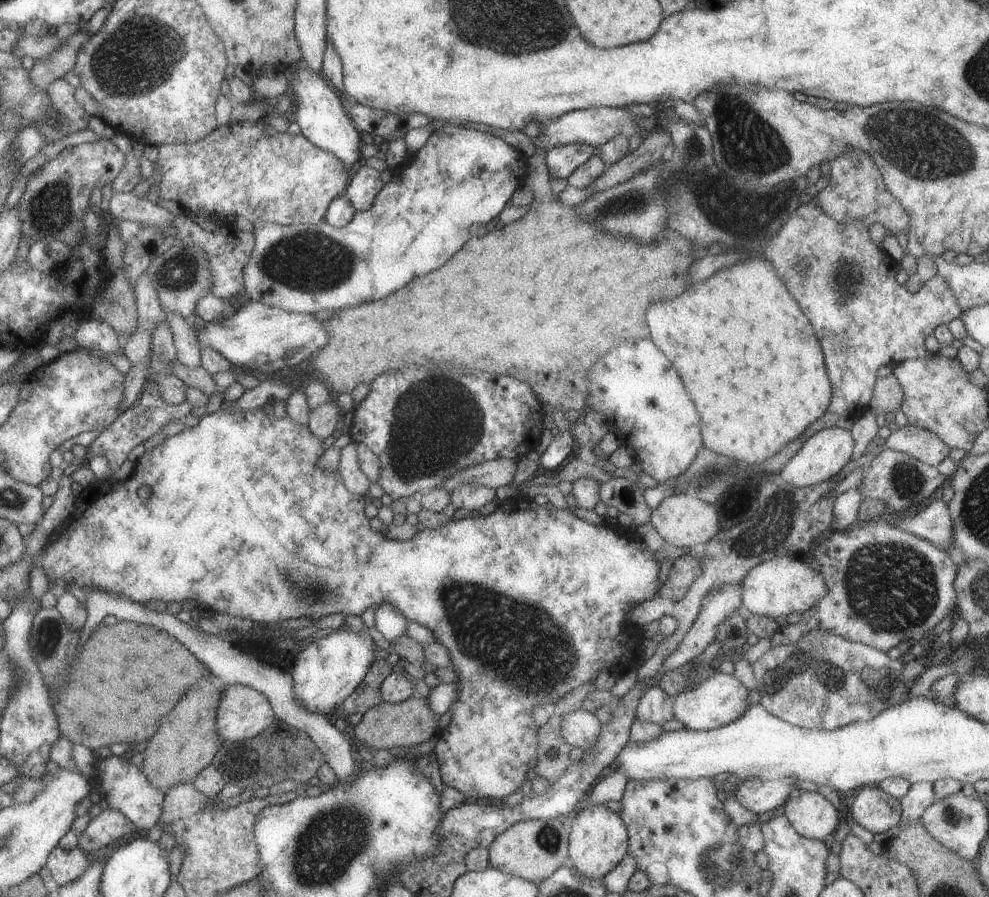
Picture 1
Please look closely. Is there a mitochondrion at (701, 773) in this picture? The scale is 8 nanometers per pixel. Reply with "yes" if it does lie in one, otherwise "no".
no

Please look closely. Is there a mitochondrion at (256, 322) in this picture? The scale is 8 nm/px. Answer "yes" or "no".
no

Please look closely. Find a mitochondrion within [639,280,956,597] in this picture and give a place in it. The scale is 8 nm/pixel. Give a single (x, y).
(772, 529)

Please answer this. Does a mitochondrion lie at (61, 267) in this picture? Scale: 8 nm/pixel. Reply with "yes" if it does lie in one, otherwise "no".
no

